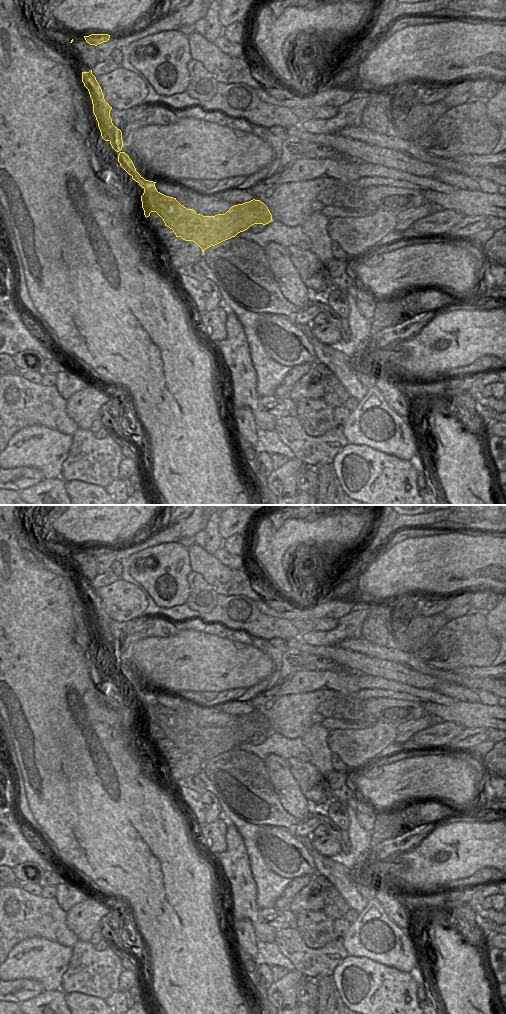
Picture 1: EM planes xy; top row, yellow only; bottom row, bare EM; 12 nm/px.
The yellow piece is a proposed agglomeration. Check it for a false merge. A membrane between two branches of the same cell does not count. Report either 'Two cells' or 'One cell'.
Two cells

